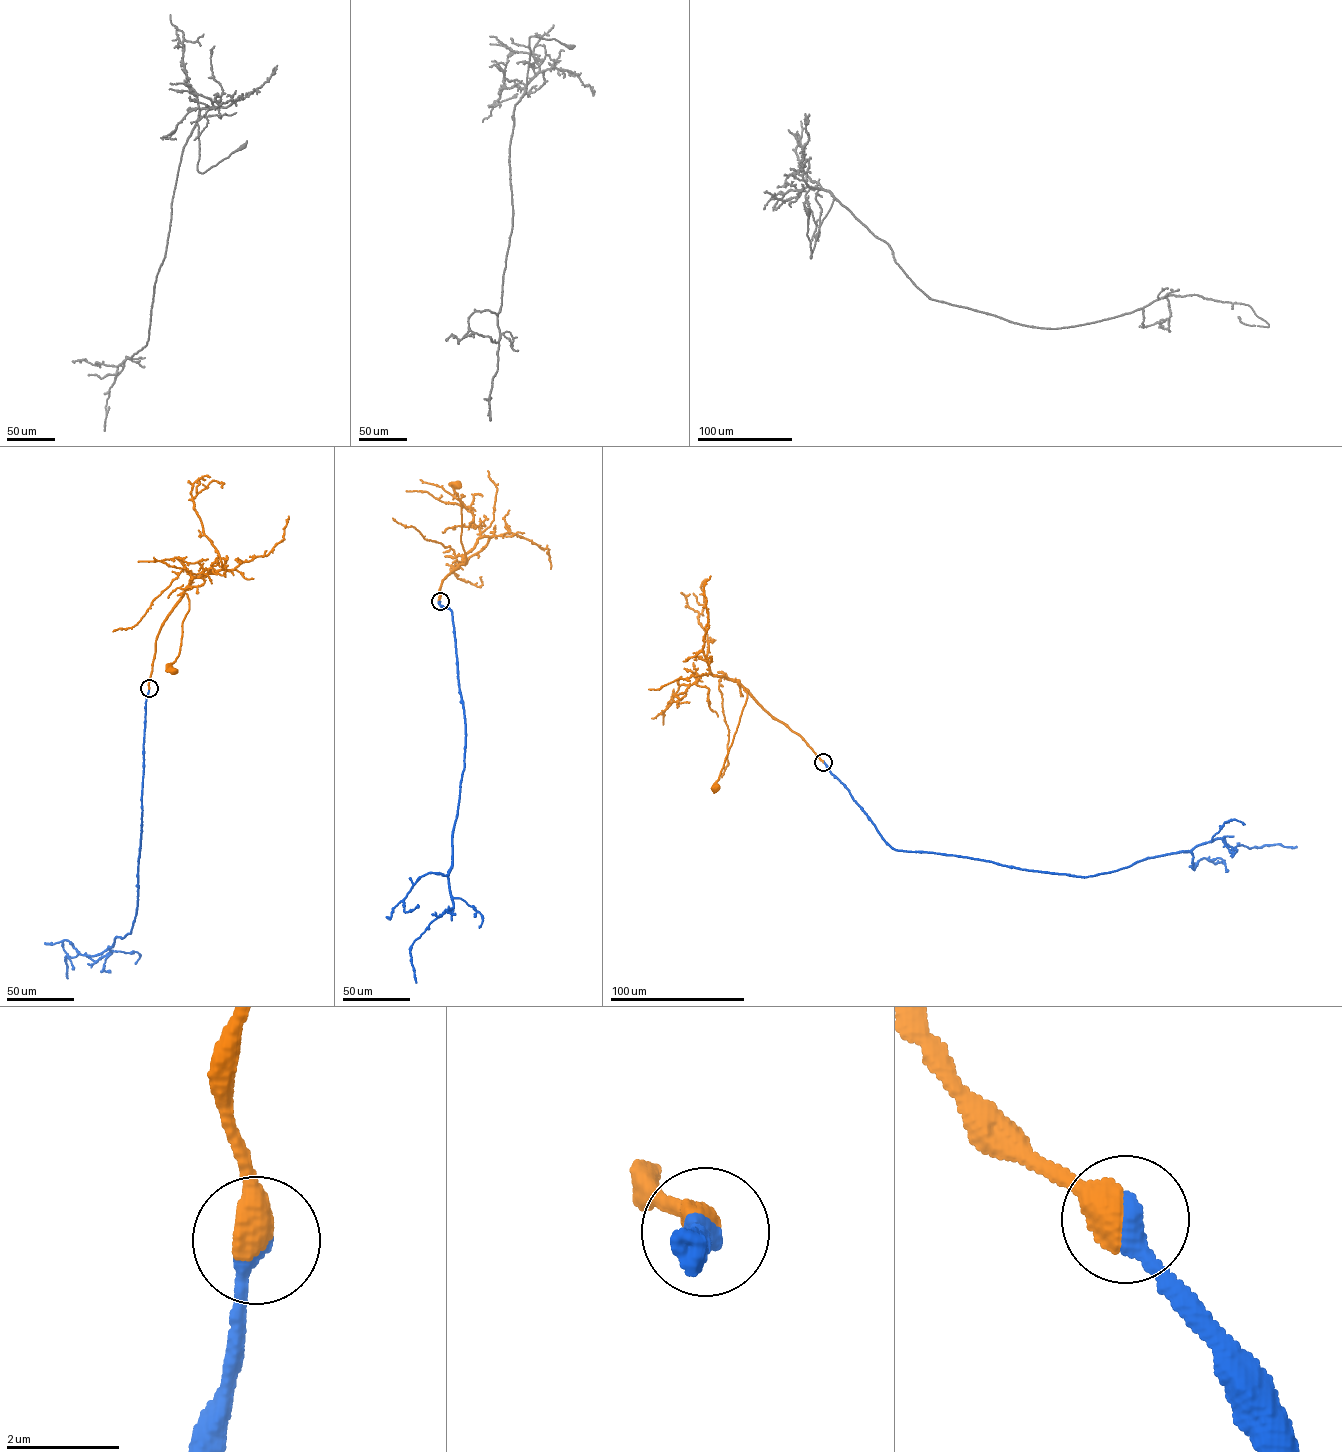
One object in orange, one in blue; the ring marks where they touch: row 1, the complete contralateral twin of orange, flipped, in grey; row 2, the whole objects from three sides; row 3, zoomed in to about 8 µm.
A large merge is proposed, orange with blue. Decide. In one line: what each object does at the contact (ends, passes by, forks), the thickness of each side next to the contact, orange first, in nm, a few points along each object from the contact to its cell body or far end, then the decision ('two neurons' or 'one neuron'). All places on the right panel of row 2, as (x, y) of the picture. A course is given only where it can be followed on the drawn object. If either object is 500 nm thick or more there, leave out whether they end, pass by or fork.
550/420 nm | orange via (823, 762), (799, 735), (773, 718), (744, 689), (746, 703), (716, 787) | blue via (824, 762), (895, 849), (1087, 877), (1190, 851), (1223, 837), (1232, 849), (1296, 846) | one neuron

